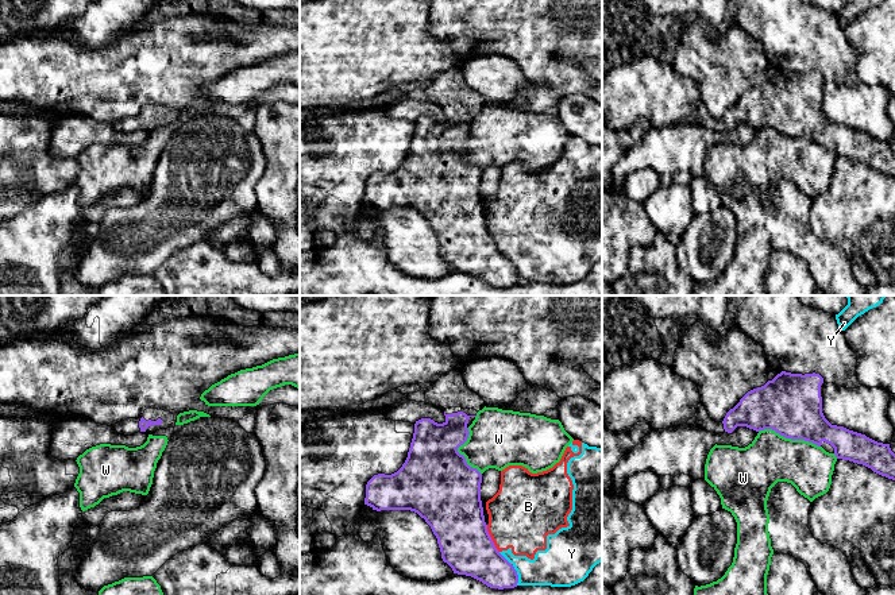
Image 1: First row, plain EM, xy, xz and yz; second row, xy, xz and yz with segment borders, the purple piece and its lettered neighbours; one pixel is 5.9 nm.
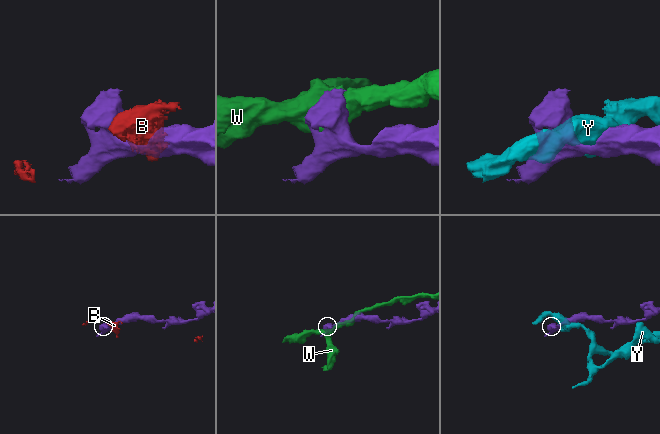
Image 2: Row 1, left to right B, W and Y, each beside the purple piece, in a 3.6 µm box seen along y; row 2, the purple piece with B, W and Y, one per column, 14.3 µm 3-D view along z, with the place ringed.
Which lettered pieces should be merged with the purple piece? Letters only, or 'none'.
none

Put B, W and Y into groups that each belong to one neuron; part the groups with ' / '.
B Y / W

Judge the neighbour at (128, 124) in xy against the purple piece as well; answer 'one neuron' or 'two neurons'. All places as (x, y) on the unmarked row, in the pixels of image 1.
one neuron

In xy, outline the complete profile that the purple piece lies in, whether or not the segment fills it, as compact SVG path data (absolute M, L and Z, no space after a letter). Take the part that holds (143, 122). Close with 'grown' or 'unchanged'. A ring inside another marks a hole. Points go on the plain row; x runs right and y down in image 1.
M143 115L127 116L124 119L115 121L113 127L121 134L131 134L138 130L146 130L148 124L161 123L161 121L162 121L161 116L158 116L157 119L151 119L151 117L146 119Z | grown

